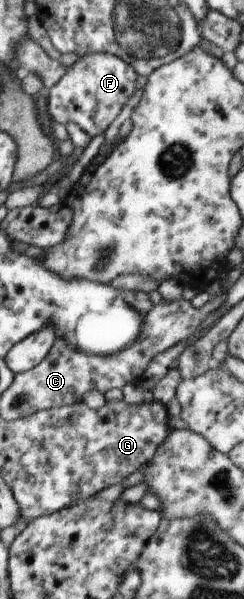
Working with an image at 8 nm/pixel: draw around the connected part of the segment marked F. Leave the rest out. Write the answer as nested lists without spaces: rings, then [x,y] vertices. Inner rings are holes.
[[[110,53],[86,54],[69,67],[64,76],[49,88],[48,110],[53,122],[74,122],[80,129],[95,138],[104,134],[136,91],[138,74],[127,62]]]

